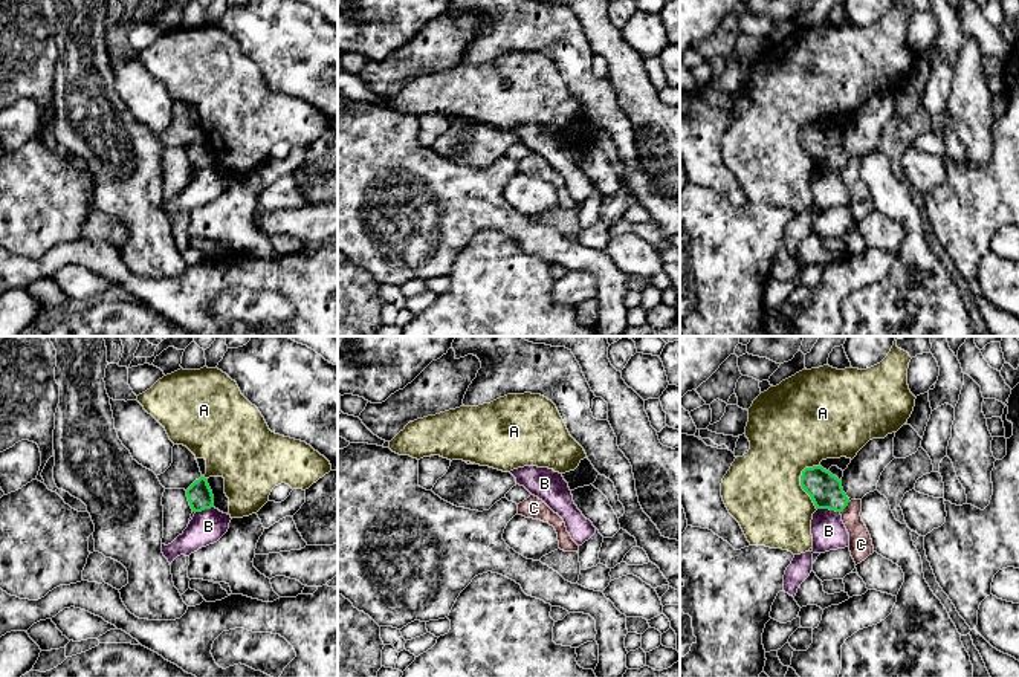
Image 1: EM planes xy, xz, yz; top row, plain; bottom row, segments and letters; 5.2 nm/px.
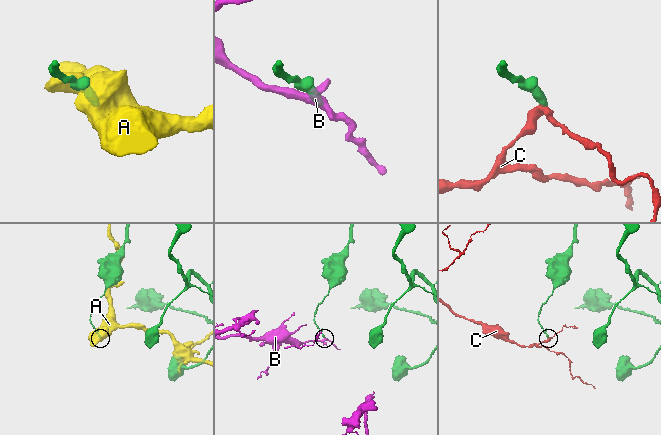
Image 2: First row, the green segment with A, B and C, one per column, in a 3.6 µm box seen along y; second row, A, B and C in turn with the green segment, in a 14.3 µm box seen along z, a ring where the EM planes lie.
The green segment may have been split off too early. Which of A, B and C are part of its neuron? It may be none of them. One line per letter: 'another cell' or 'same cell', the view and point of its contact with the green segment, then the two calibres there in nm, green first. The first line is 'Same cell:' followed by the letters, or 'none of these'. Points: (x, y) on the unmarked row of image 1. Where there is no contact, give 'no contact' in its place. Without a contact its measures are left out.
Same cell: none of these
A: another cell; meets green in yz at (801, 142); 180 nm thick on the green side, 400 nm on the other
B: another cell; meets green in yz at (828, 165); 180 nm thick on the green side, 180 nm on the other
C: another cell; meets green in yz at (845, 164); 180 nm thick on the green side, 130 nm on the other

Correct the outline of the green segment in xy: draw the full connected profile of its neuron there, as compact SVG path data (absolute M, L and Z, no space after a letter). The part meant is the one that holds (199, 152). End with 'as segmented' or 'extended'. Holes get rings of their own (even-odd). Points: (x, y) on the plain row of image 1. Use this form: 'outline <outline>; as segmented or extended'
outline M200 134L186 147L186 154L192 170L214 165L214 153L205 134Z; as segmented

